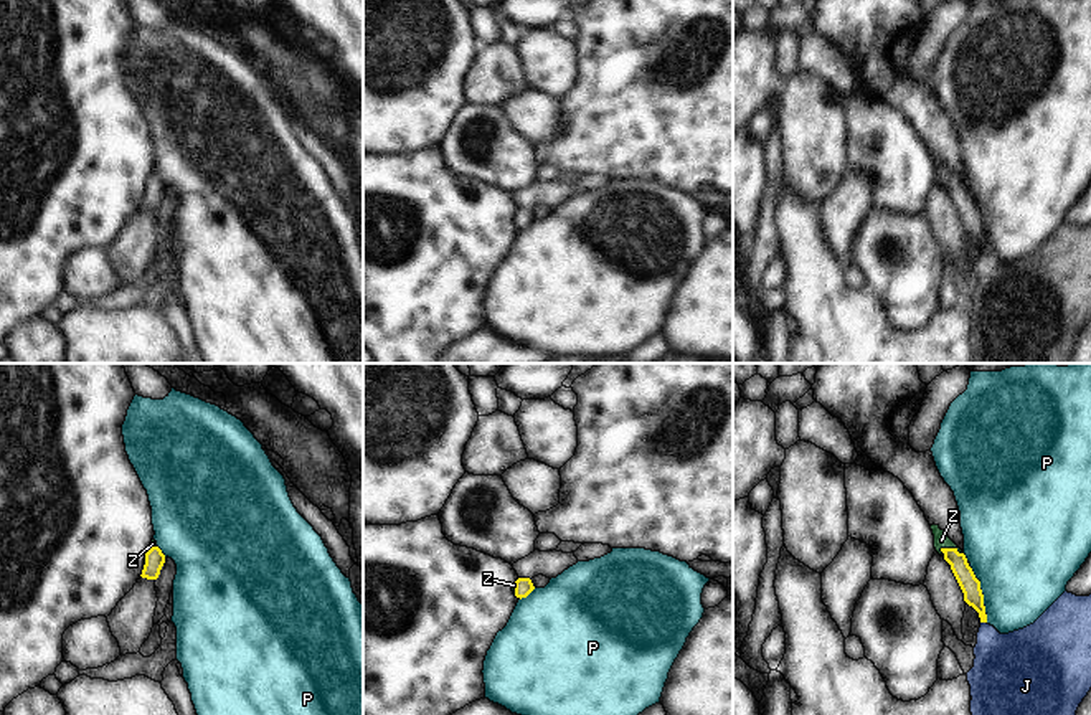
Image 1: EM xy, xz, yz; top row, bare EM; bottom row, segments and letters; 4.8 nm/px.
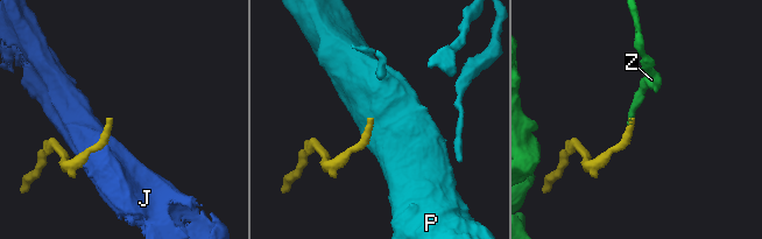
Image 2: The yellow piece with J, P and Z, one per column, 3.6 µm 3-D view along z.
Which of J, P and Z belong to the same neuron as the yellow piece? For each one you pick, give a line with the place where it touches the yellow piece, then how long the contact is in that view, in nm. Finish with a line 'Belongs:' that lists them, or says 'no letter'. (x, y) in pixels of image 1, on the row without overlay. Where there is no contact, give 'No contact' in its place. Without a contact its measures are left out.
Z: Touches yellow at yz (951, 179). Shared border 110 nm
Belongs: Z

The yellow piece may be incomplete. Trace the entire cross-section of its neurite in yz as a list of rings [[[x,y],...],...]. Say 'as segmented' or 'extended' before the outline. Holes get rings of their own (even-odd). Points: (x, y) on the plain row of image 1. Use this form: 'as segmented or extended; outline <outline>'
extended; outline [[[933,154],[931,160],[934,165],[934,178],[949,193],[949,197],[964,223],[964,231],[979,243],[980,253],[987,253],[980,211],[975,208],[966,185],[947,167],[947,163],[939,159],[939,155]]]

